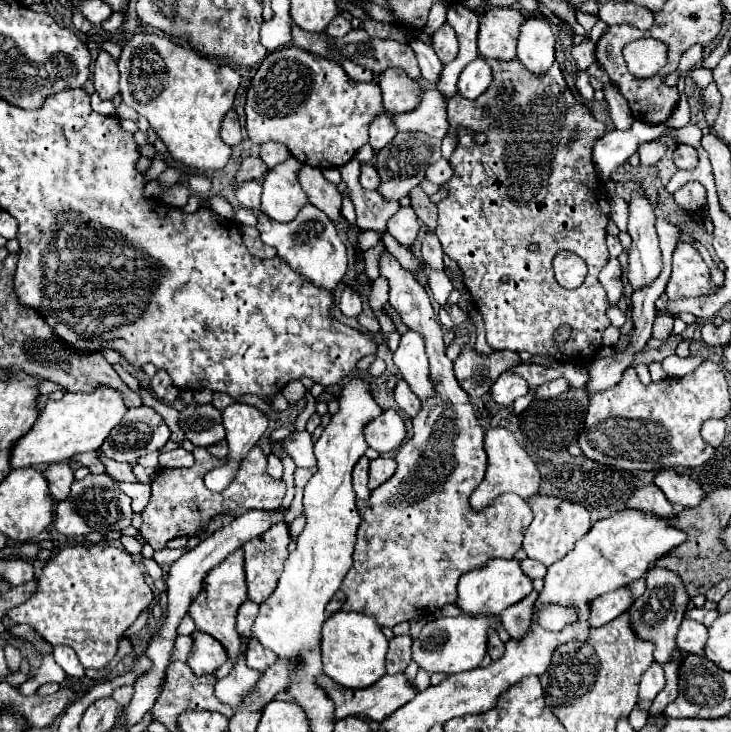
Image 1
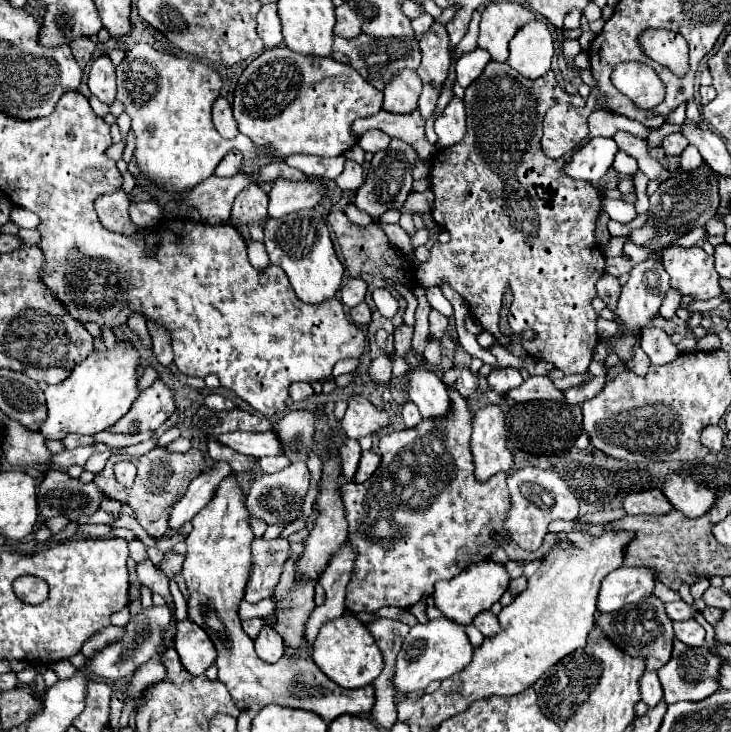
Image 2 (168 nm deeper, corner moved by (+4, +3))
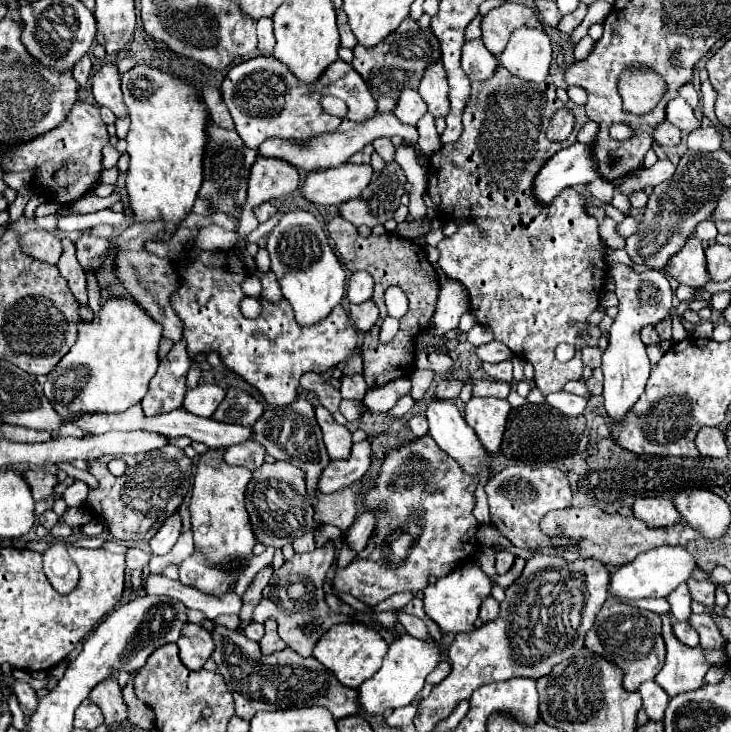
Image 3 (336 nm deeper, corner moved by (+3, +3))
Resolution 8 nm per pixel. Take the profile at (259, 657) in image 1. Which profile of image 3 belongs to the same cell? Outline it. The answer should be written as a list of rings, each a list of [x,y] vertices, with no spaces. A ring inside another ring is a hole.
[[[267,619],[265,623],[265,635],[263,639],[259,641],[259,647],[261,647],[261,653],[263,655],[271,655],[275,651],[281,651],[285,649],[285,643],[281,641],[281,637],[277,635],[277,623],[273,619]]]

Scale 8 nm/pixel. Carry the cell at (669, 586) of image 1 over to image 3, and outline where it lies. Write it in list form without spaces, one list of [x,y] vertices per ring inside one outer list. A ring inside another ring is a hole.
[[[607,597],[603,603],[595,627],[587,633],[585,647],[603,655],[605,659],[611,659],[625,671],[623,687],[627,691],[637,691],[643,681],[655,679],[655,675],[663,669],[665,663],[665,641],[661,635],[661,615],[655,615],[651,611],[639,611],[633,605],[619,603],[617,599]]]

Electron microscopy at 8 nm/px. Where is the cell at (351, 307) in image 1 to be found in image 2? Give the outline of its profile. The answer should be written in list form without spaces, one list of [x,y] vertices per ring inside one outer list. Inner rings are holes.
[[[348,279],[340,291],[340,297],[342,297],[342,303],[346,307],[356,307],[358,303],[364,301],[366,297],[366,281],[362,279]]]

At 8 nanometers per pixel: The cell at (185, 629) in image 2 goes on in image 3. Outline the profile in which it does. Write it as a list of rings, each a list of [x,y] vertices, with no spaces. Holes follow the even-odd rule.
[[[187,623],[181,629],[177,647],[179,647],[179,657],[181,657],[183,665],[189,667],[191,671],[203,669],[205,661],[211,657],[213,649],[215,649],[211,633],[195,623]]]

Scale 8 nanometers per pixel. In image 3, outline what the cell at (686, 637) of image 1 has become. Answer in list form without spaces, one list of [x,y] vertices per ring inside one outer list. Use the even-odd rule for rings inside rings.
[[[677,621],[673,625],[673,633],[677,635],[677,639],[689,647],[699,647],[699,633],[691,627],[689,621]]]

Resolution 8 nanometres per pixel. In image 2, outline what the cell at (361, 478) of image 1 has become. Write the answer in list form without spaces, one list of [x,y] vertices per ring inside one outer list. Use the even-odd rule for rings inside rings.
[[[344,439],[344,443],[338,447],[338,457],[342,461],[342,471],[346,481],[352,481],[358,463],[360,463],[360,445],[356,439]]]

